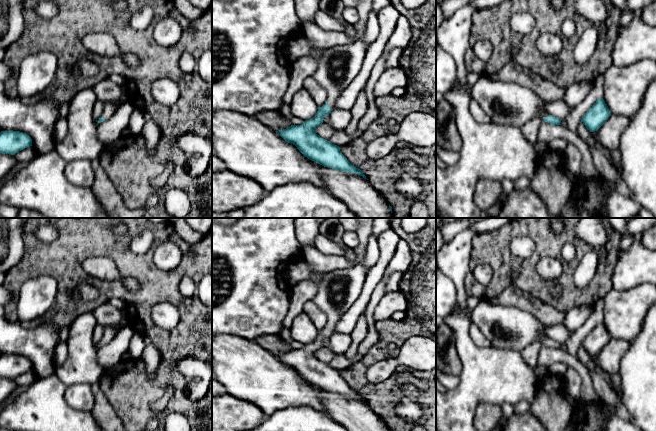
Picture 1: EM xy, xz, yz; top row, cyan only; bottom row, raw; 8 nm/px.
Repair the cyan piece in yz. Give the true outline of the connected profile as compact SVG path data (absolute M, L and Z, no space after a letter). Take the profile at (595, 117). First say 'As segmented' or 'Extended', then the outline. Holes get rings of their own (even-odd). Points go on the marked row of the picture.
As segmented. M599 98L585 113L581 122L590 132L597 131L611 116L611 112L603 98Z

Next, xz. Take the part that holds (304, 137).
Extended. M359 0L358 12L360 15L359 22L354 25L356 32L360 33L359 39L347 45L335 45L333 47L318 49L312 45L306 37L299 40L291 40L285 47L284 52L289 60L298 60L302 57L315 55L317 58L317 69L312 77L326 90L327 100L322 107L318 107L316 115L310 119L303 121L301 125L291 125L283 130L276 131L286 142L291 143L308 159L314 161L324 167L332 168L337 171L356 173L367 179L363 172L352 165L347 158L341 153L340 147L332 144L316 134L315 128L323 123L324 117L329 115L334 109L335 102L343 90L357 76L362 68L362 63L366 55L368 45L366 44L366 21L367 14L371 10L371 0Z

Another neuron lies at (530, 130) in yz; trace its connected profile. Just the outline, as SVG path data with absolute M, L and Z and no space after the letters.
M536 115L520 128L521 133L529 143L534 145L537 143L539 128L543 121L544 120L540 115Z

